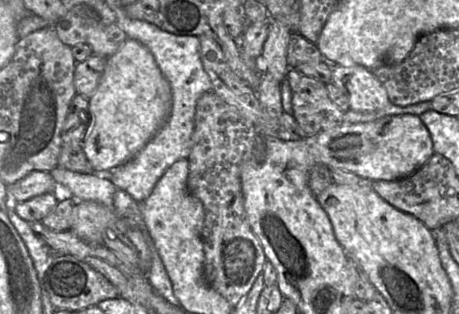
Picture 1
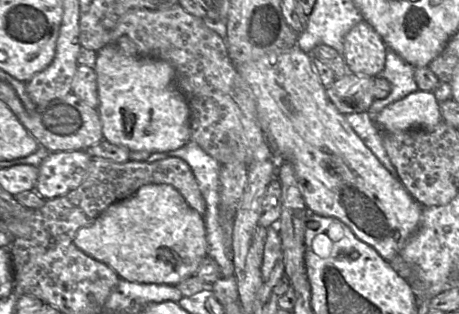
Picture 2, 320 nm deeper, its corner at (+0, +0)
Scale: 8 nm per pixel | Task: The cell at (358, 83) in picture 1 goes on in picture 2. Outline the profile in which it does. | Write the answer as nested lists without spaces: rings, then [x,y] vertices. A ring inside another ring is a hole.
[[[362,18],[344,37],[343,57],[349,73],[372,78],[380,76],[387,49],[381,36]]]

